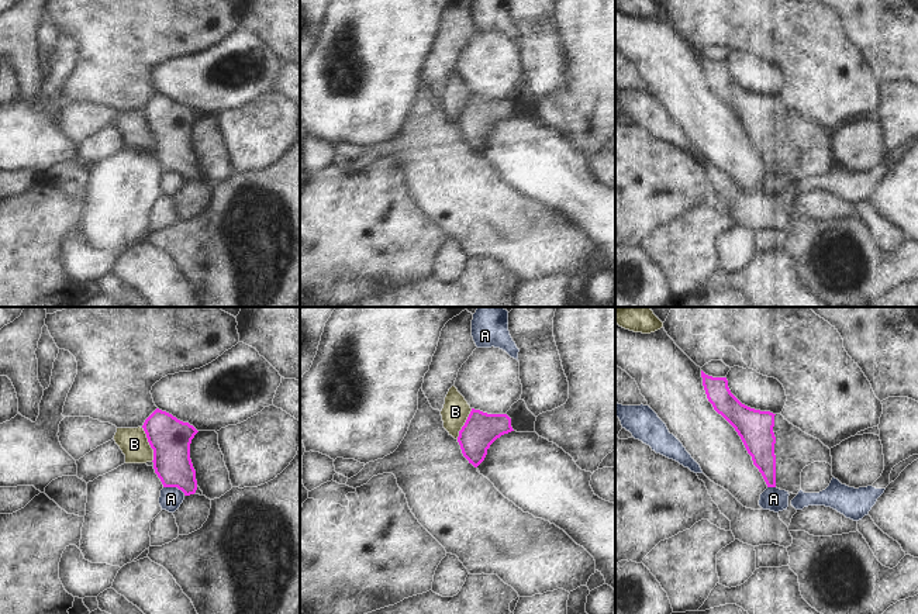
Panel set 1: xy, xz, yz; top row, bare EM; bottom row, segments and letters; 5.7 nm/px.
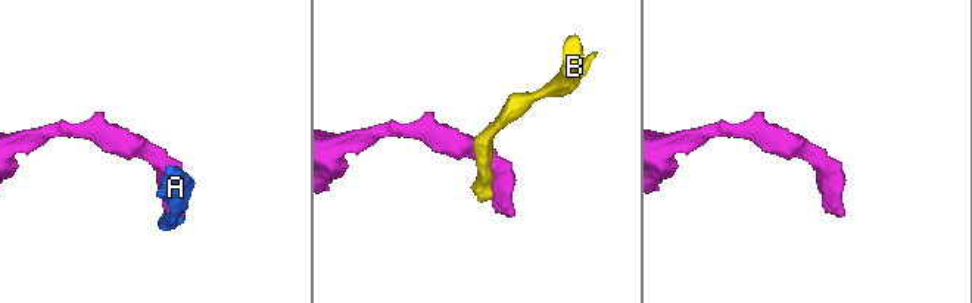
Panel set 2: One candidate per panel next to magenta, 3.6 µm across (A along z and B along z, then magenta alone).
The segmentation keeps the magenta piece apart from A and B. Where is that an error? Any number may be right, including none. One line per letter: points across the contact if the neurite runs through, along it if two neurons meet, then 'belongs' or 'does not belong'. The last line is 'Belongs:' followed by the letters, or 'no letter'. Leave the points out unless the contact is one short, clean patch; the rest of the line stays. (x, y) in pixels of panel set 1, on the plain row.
A: border along xy (164, 171), (176, 171), (185, 179); does not belong
B: does not belong
Belongs: no letter

